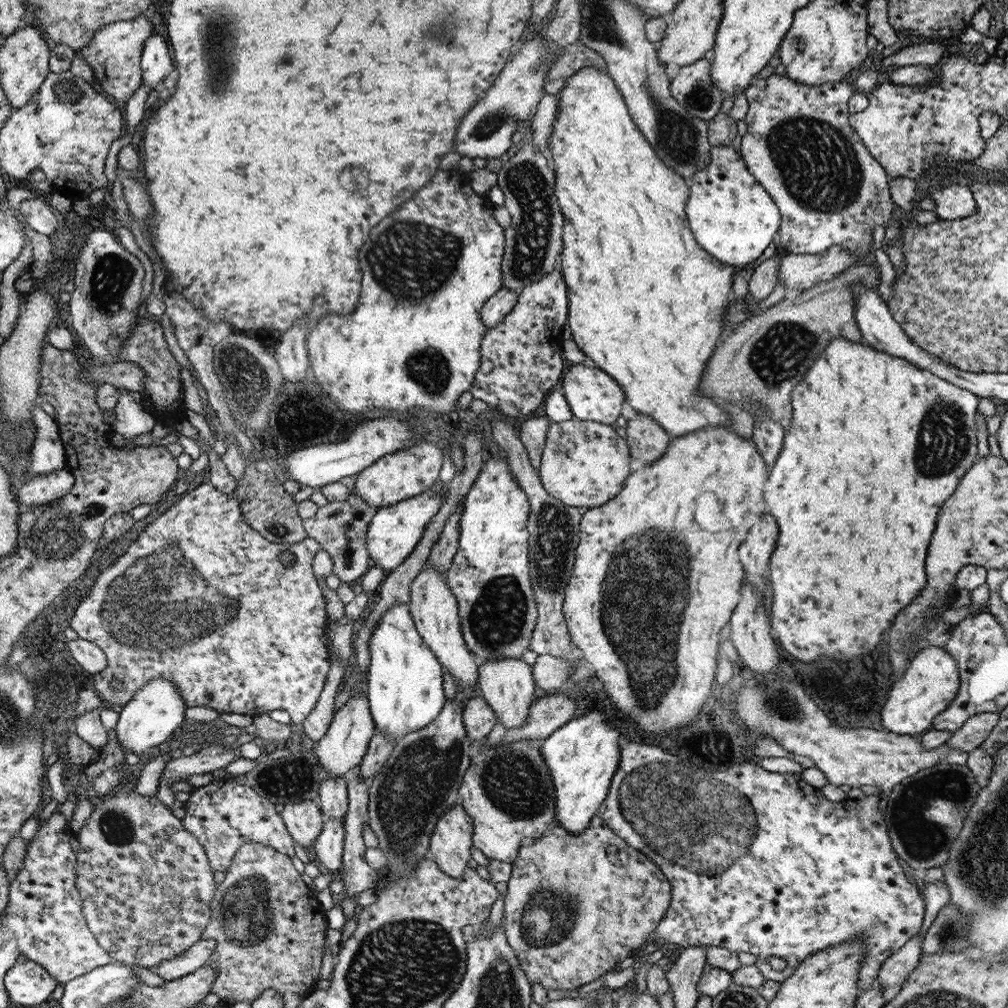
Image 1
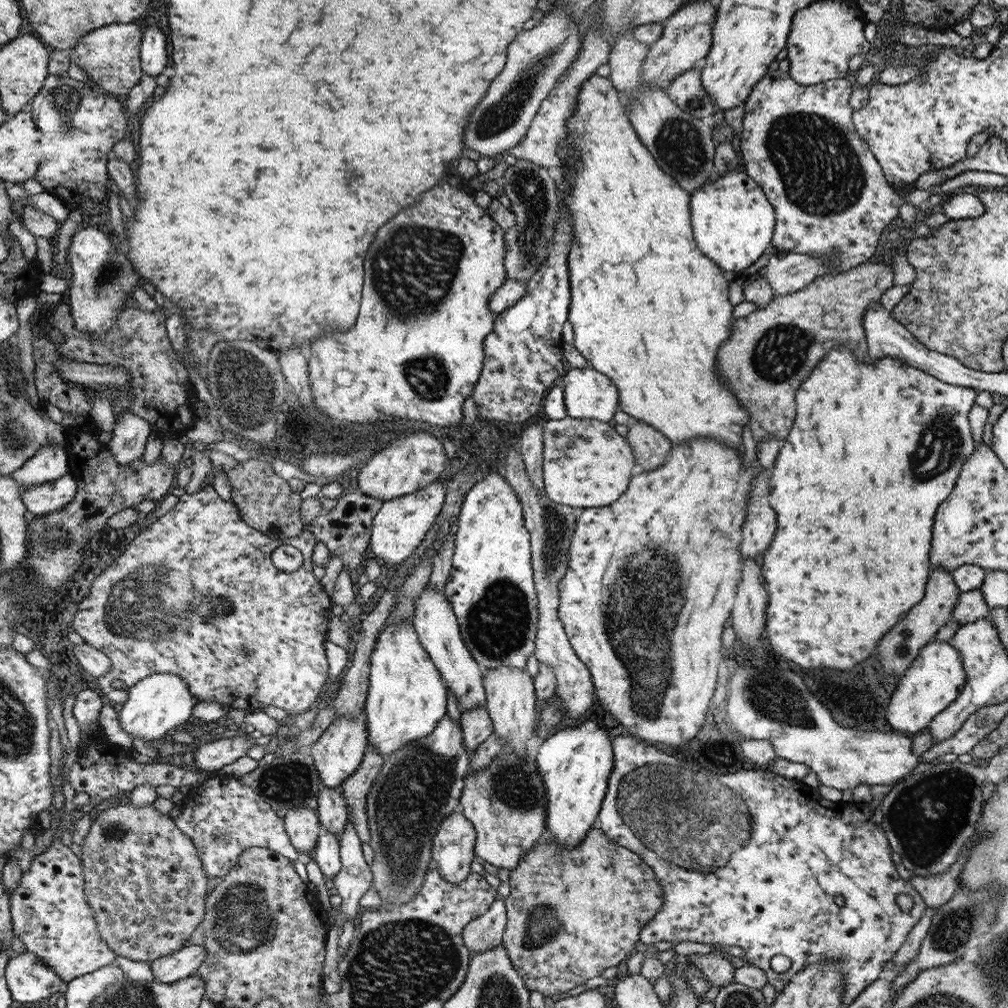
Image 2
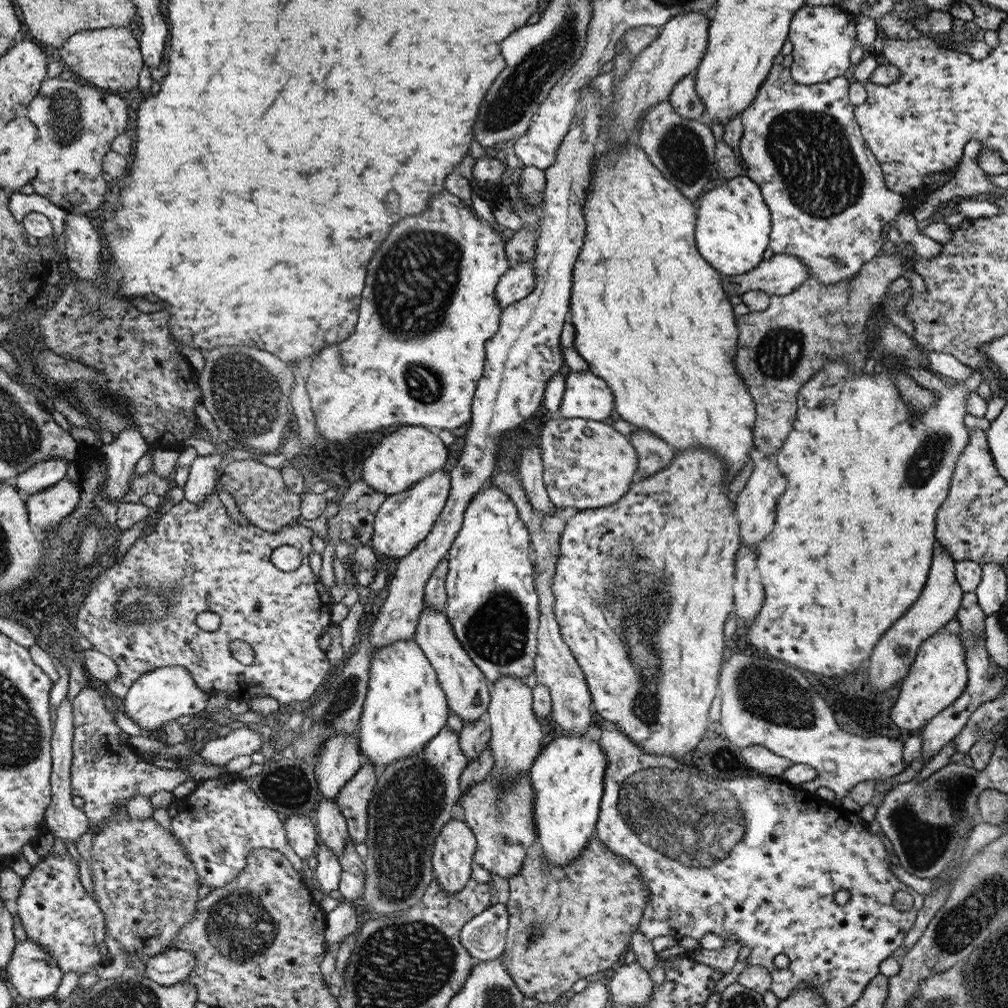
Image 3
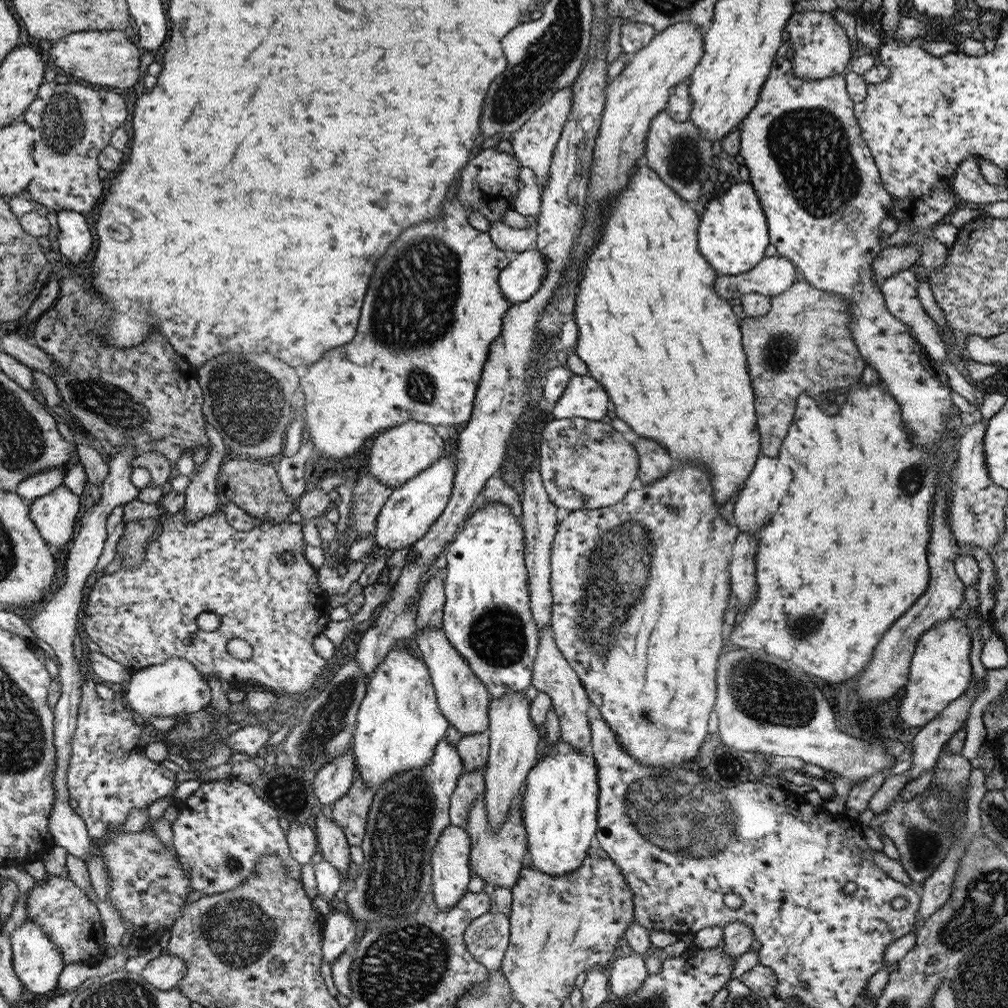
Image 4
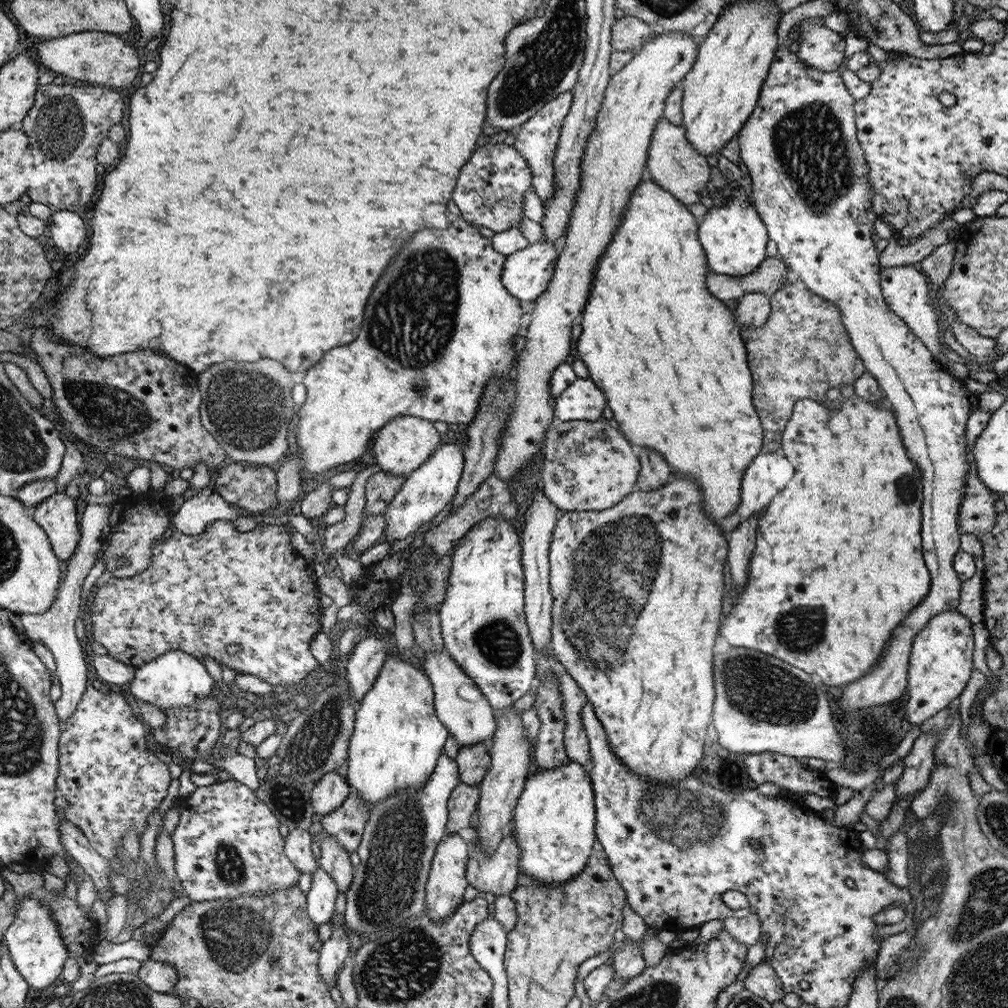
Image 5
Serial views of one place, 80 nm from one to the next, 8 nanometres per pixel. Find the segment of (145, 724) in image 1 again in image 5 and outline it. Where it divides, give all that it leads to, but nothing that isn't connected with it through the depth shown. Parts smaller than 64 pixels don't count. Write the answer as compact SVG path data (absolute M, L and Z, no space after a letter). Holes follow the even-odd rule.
M171 650L156 660L136 667L134 679L130 681L130 692L136 702L149 702L161 711L192 706L210 696L214 688L214 680L210 677L206 664L184 650Z

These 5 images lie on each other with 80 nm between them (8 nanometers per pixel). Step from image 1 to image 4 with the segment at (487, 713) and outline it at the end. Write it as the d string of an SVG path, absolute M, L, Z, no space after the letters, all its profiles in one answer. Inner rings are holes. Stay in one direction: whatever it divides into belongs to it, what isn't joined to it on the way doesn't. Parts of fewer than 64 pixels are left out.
M484 731L476 734L461 735L456 744L462 758L464 773L485 770L490 757L490 734Z

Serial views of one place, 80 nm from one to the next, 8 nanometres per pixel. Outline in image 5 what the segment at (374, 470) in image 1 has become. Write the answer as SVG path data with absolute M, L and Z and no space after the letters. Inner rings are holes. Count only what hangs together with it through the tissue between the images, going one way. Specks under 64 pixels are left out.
M403 414L392 419L386 427L379 431L376 442L372 445L372 452L376 459L375 464L379 466L380 471L406 477L422 466L441 443L442 438L430 421L419 416Z

